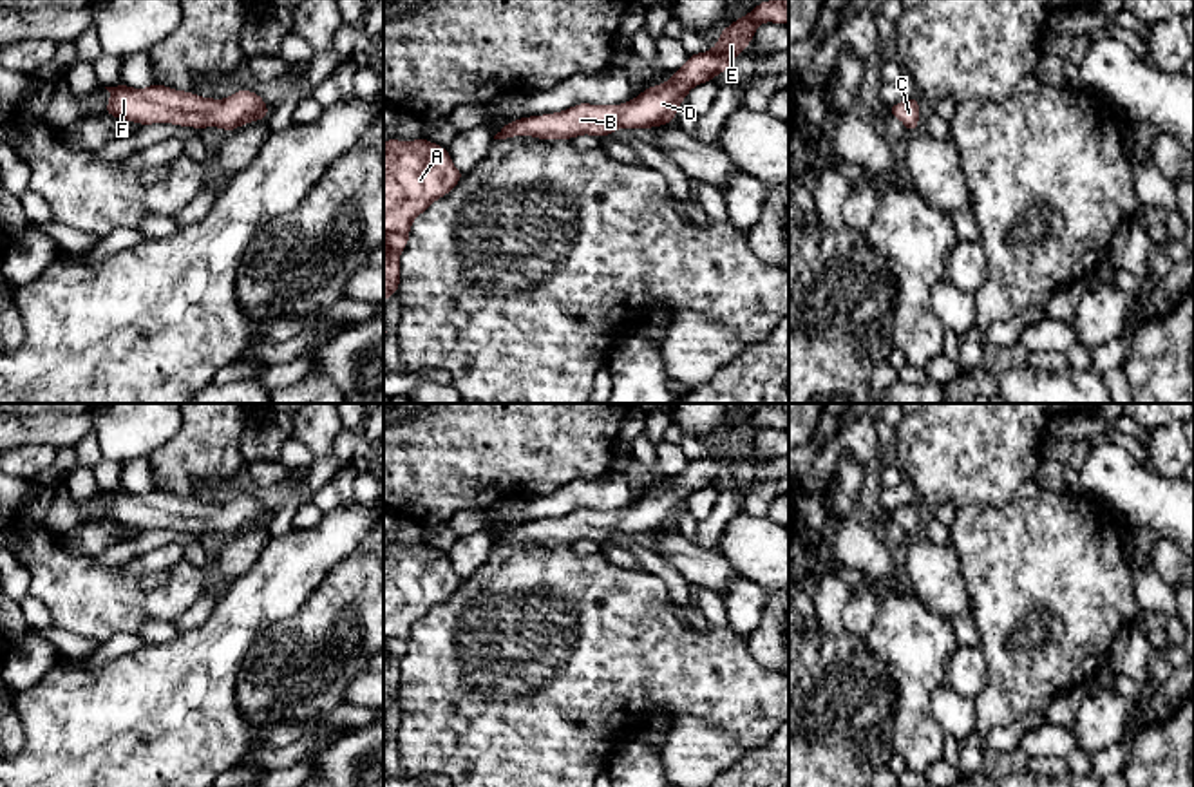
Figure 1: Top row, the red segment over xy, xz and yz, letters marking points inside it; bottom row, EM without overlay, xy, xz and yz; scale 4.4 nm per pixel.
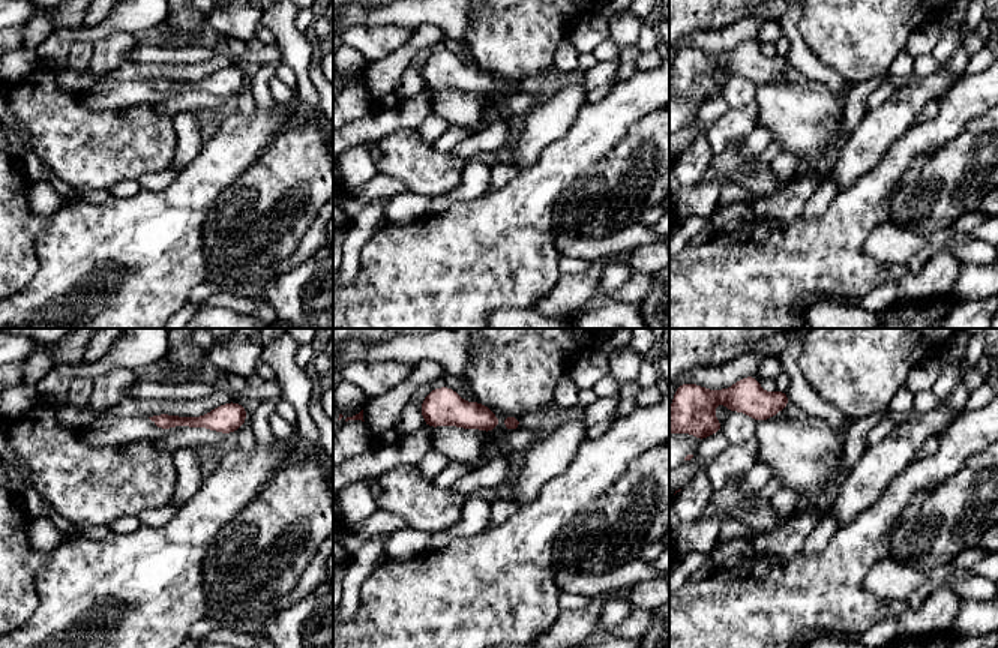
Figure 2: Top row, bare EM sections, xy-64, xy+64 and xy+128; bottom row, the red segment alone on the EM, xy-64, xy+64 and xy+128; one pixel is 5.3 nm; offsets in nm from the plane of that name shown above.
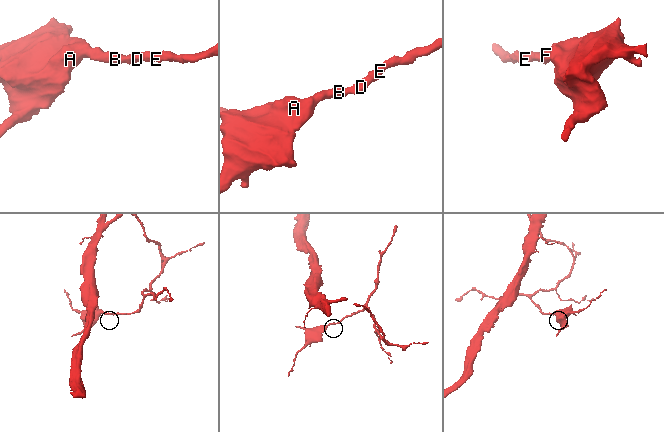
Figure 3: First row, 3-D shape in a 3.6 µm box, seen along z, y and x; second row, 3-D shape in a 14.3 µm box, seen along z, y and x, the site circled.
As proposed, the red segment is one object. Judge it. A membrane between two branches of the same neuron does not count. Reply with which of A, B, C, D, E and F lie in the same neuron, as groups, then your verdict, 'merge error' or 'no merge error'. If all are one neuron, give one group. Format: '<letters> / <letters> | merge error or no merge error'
A B C D E F | no merge error

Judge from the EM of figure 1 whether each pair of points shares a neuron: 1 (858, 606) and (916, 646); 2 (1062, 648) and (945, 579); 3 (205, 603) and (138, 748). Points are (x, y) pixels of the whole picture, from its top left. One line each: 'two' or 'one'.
1: two
2: two
3: two

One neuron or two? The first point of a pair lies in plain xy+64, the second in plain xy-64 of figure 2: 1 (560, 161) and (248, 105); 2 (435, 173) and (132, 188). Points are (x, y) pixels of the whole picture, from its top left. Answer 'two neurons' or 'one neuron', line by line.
1: two neurons
2: two neurons

